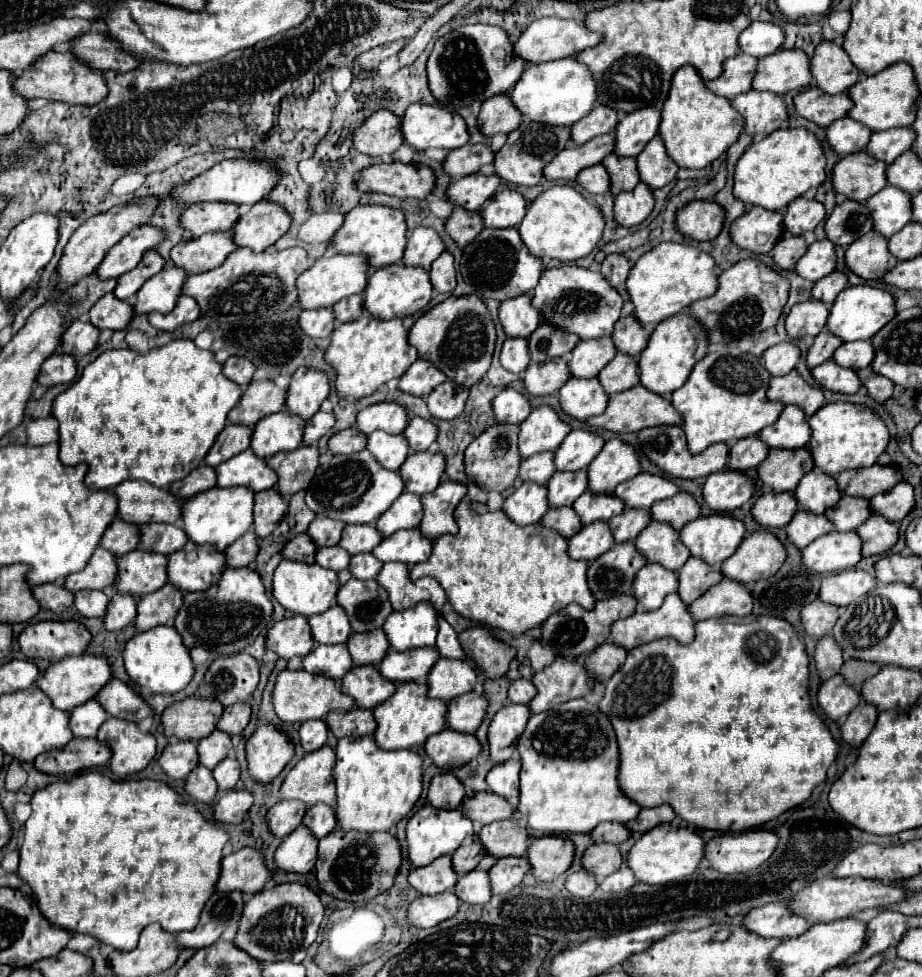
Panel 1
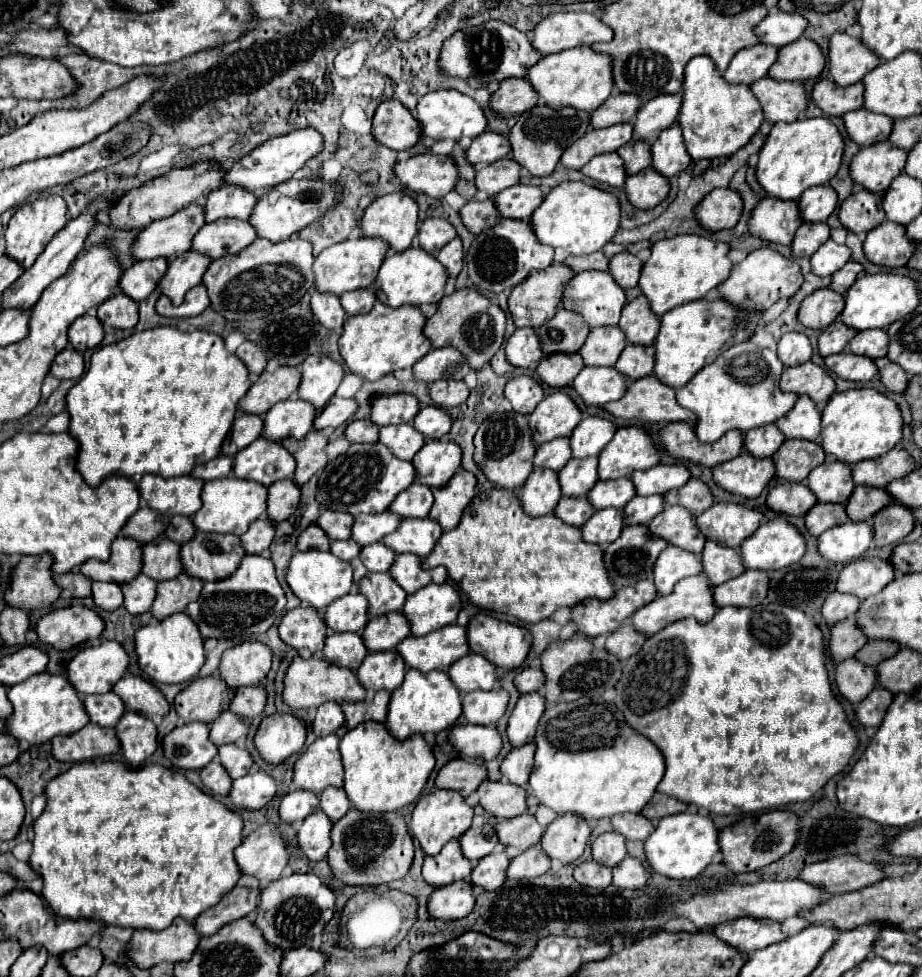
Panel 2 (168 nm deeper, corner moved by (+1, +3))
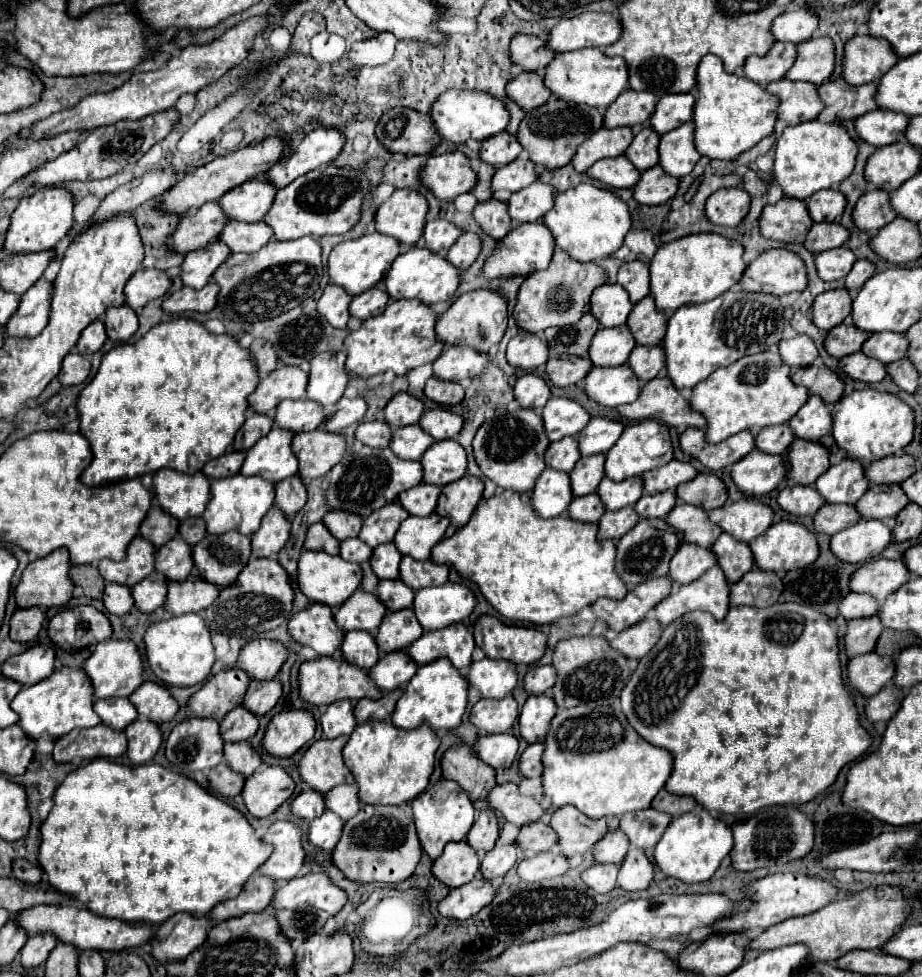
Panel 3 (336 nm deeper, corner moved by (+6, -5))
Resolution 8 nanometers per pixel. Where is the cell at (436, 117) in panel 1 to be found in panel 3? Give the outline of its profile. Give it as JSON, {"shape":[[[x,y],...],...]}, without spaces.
{"shape":[[[449,89],[447,93],[443,93],[435,101],[431,109],[431,117],[435,121],[441,139],[449,139],[453,143],[465,143],[469,139],[483,141],[487,137],[505,131],[505,127],[509,125],[509,111],[499,99],[491,97],[491,93],[463,91],[463,89]]]}

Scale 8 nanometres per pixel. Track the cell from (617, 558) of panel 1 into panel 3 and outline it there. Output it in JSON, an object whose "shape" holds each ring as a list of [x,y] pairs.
{"shape":[[[641,519],[631,533],[625,533],[621,541],[617,543],[617,573],[619,577],[629,585],[639,585],[653,577],[665,577],[671,557],[679,551],[679,545],[683,541],[679,539],[679,533],[671,529],[671,525],[665,523],[665,519]]]}

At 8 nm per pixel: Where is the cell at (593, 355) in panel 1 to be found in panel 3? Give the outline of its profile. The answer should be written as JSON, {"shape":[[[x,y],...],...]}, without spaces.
{"shape":[[[619,325],[619,327],[611,327],[611,329],[603,327],[593,337],[593,343],[589,349],[589,359],[593,361],[595,367],[623,365],[623,363],[627,363],[635,345],[637,343],[627,325]]]}

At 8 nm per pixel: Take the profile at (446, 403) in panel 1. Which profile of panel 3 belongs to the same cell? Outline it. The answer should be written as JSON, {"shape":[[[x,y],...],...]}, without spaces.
{"shape":[[[431,377],[425,383],[425,395],[441,405],[457,405],[463,401],[463,387],[455,381],[443,381],[439,377]]]}

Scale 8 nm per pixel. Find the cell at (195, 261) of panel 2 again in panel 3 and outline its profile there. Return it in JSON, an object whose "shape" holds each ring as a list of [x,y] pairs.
{"shape":[[[213,241],[203,249],[195,249],[185,255],[183,261],[183,283],[193,289],[203,289],[209,281],[215,269],[231,255],[231,249],[223,245],[223,241]]]}

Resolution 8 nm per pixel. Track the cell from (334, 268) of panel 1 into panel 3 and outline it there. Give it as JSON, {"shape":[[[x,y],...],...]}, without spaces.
{"shape":[[[369,233],[357,239],[349,239],[339,243],[337,247],[333,247],[331,255],[329,255],[329,277],[331,283],[343,287],[347,293],[351,295],[359,295],[371,287],[375,287],[391,269],[391,263],[395,261],[395,257],[401,253],[401,245],[399,241],[395,241],[393,237],[387,237],[383,233]]]}

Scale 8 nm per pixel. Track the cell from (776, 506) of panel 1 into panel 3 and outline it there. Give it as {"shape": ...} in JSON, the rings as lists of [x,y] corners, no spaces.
{"shape":[[[793,485],[793,487],[785,487],[783,491],[779,491],[777,497],[779,505],[799,517],[805,515],[815,515],[819,511],[821,505],[825,505],[823,497],[819,497],[819,493],[813,487],[803,487],[803,485]]]}

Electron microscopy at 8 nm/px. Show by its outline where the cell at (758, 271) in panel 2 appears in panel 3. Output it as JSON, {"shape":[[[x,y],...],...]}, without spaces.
{"shape":[[[771,249],[761,253],[743,273],[741,287],[745,291],[763,291],[787,295],[807,287],[807,267],[803,259],[787,249]]]}

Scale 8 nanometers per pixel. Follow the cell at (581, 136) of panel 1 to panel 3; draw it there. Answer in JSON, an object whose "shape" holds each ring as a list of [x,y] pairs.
{"shape":[[[625,89],[621,97],[611,103],[605,111],[605,127],[623,127],[623,125],[639,125],[647,123],[655,111],[657,97],[653,93]]]}

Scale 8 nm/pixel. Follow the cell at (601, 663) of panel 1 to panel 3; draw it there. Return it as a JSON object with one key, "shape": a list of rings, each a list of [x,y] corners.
{"shape":[[[649,613],[643,621],[639,621],[637,625],[633,625],[629,629],[625,629],[623,633],[619,633],[611,641],[611,647],[615,651],[623,653],[629,659],[641,659],[659,641],[661,631],[663,629],[661,629],[657,617],[653,613]]]}

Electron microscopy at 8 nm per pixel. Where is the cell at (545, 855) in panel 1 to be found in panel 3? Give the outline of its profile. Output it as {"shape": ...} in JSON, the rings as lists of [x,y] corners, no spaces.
{"shape":[[[573,805],[555,809],[551,817],[551,827],[559,835],[557,845],[561,853],[567,857],[589,851],[607,833],[605,819],[583,817],[583,813],[579,813],[579,809],[575,809]]]}

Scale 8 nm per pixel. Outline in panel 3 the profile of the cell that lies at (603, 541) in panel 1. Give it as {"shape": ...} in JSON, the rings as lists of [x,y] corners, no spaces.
{"shape":[[[623,507],[619,511],[607,511],[599,521],[599,539],[615,539],[619,541],[629,529],[633,529],[639,521],[639,515],[633,507]]]}

